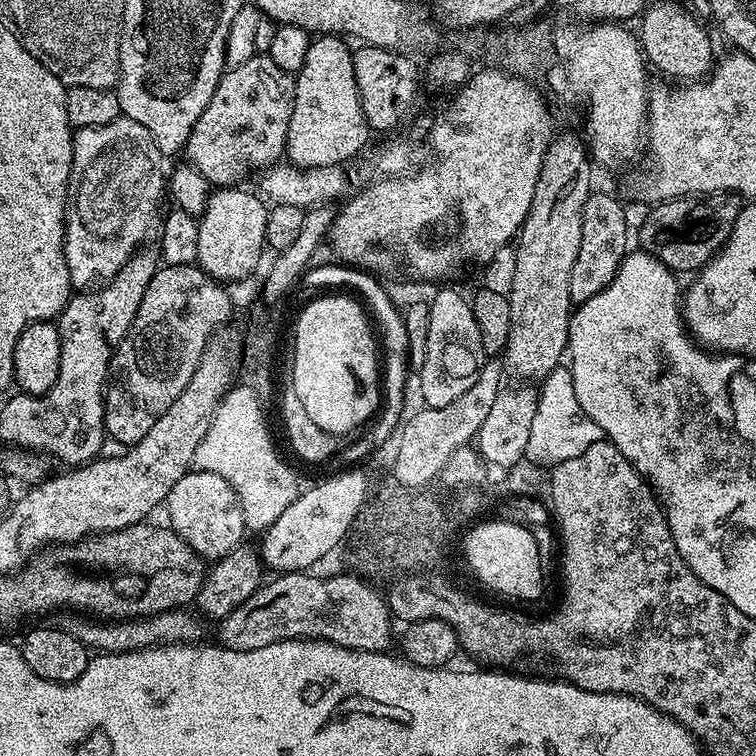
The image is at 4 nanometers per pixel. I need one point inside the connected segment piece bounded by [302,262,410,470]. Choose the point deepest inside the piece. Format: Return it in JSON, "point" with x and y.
{"point":[388,319]}

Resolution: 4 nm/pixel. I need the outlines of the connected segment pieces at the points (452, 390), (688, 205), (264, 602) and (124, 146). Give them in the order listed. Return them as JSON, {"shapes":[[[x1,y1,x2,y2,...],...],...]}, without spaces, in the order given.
{"shapes":[[[444,286,433,300,430,300,430,334,426,338,426,358,418,370,420,396,430,408,446,406,454,398,466,394,474,386,480,365,485,359,478,322,474,322,471,303,460,292]],[[726,192,705,195,703,198,677,198,660,202,644,220,640,228,639,247,657,256,671,272,695,273,704,267,734,230,734,222,742,207,741,197]],[[311,571,286,572,277,575,276,580,269,579,261,583,259,590,238,610,230,610,230,614,219,621,219,643,230,650,262,650,262,646,270,646,279,640,325,640,338,646,346,646,354,650,367,652,388,652,393,647,392,624,394,617,388,610,387,599,371,588,367,579,359,575,352,576,312,576]],[[121,114,105,125,75,129,64,226,64,253,73,289,88,290,112,280,143,245,160,208,160,195,166,192,160,160,162,153,150,130,129,116]]]}

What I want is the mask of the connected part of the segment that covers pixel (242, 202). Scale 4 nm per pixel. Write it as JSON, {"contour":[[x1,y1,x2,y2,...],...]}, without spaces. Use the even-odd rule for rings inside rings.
{"contour":[[244,186,216,188,209,195,204,215,199,217,198,264,215,280,246,279,259,266,260,255,266,252,264,239,268,208,265,201,253,192,247,192]]}

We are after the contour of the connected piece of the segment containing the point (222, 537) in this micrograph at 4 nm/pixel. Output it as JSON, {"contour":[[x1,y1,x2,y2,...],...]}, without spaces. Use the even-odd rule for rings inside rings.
{"contour":[[190,470,170,490,166,501,167,523,188,543,205,561,221,560,230,550,234,550,245,539,246,529,242,506,238,494,222,478,213,472]]}

